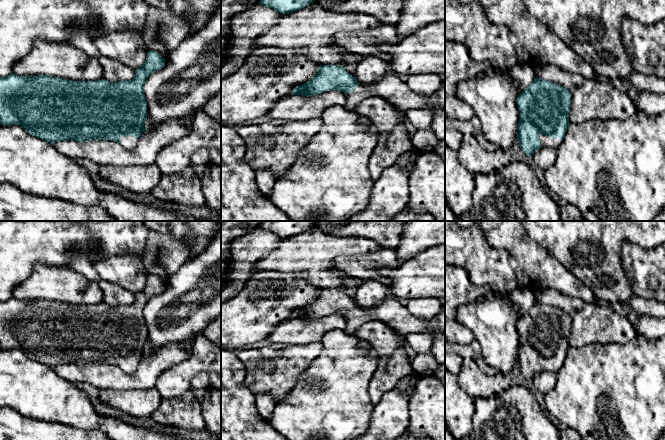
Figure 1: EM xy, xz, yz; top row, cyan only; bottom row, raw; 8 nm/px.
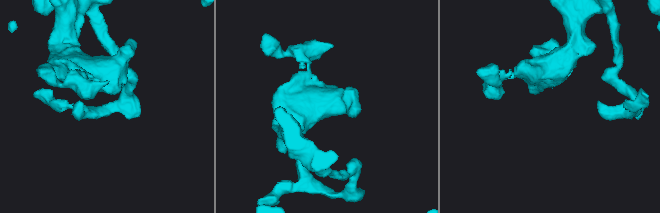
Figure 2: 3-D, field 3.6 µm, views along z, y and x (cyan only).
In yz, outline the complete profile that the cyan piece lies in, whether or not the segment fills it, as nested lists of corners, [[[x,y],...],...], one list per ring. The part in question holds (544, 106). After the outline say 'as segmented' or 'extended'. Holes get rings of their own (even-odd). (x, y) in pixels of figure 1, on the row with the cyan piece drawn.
[[[538,77],[517,97],[517,138],[529,157],[541,147],[556,149],[568,130],[571,93]]] | extended

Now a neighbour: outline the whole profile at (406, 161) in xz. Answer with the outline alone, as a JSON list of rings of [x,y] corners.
[[[412,148],[406,151],[405,153],[402,153],[400,157],[397,159],[395,164],[400,169],[406,171],[408,175],[410,175],[414,170],[414,166],[415,166],[414,155],[416,153],[419,153],[419,152],[415,148]]]

